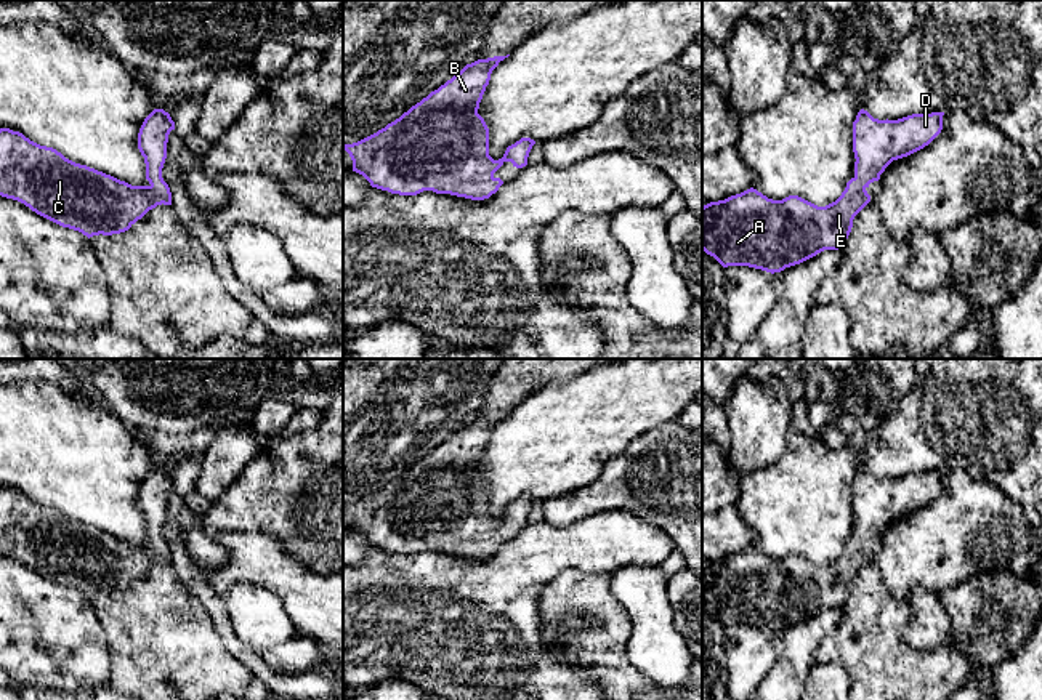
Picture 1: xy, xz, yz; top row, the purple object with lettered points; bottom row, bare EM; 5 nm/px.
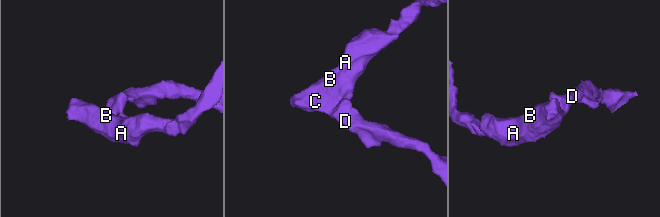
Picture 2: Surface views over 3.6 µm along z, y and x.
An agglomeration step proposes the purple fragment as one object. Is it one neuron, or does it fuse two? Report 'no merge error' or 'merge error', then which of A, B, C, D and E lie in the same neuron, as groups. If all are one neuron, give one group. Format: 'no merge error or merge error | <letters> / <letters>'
no merge error | A B C D E

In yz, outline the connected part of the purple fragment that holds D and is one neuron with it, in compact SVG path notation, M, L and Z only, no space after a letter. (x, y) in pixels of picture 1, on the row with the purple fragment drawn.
M861 109L853 122L854 176L842 195L818 207L798 195L773 200L750 187L725 200L702 207L702 250L723 268L749 266L766 272L781 272L824 250L843 248L854 216L870 202L867 187L878 181L885 168L928 146L943 130L944 112L912 114L898 120L878 120Z

